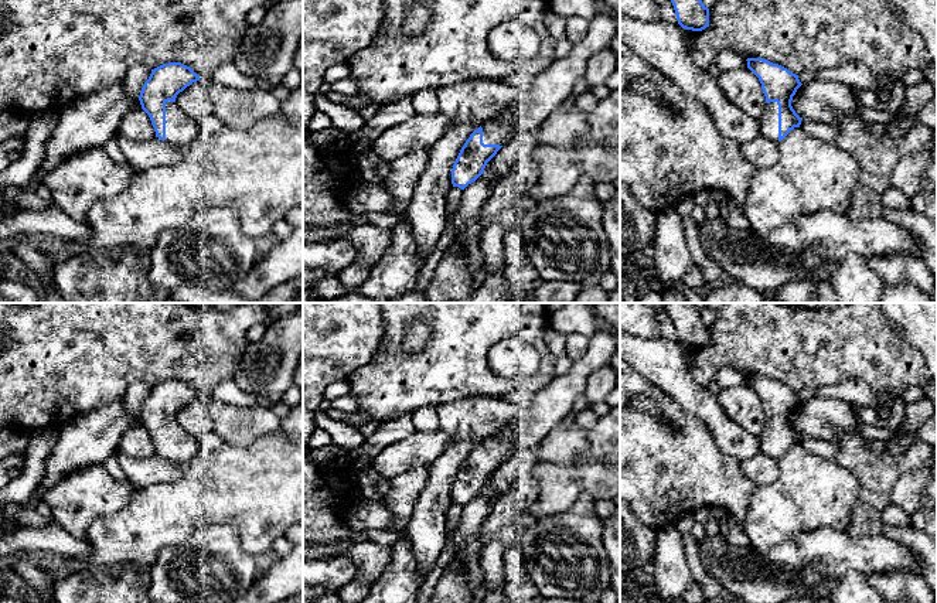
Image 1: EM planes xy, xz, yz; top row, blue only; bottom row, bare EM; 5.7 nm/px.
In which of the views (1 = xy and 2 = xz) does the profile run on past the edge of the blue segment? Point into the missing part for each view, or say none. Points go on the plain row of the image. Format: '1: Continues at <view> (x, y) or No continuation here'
1: Continues at xy (180, 446)
2: Continues at xz (500, 449)

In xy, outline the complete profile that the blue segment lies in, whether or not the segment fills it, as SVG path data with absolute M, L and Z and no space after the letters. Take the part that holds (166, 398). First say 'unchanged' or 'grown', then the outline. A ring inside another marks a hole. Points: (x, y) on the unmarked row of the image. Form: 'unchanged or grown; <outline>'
grown; M168 379L151 386L139 418L151 437L156 454L185 463L202 452L197 439L184 432L176 420L177 412L197 398L200 394L181 379Z

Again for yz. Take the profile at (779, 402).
grown; M747 375L747 385L759 395L766 413L766 427L757 436L760 452L773 460L783 457L794 444L800 444L800 435L791 423L793 413L803 402L798 392L787 385L763 375Z

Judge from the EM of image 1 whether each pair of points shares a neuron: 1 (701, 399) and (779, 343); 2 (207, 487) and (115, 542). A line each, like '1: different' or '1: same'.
1: different
2: same

